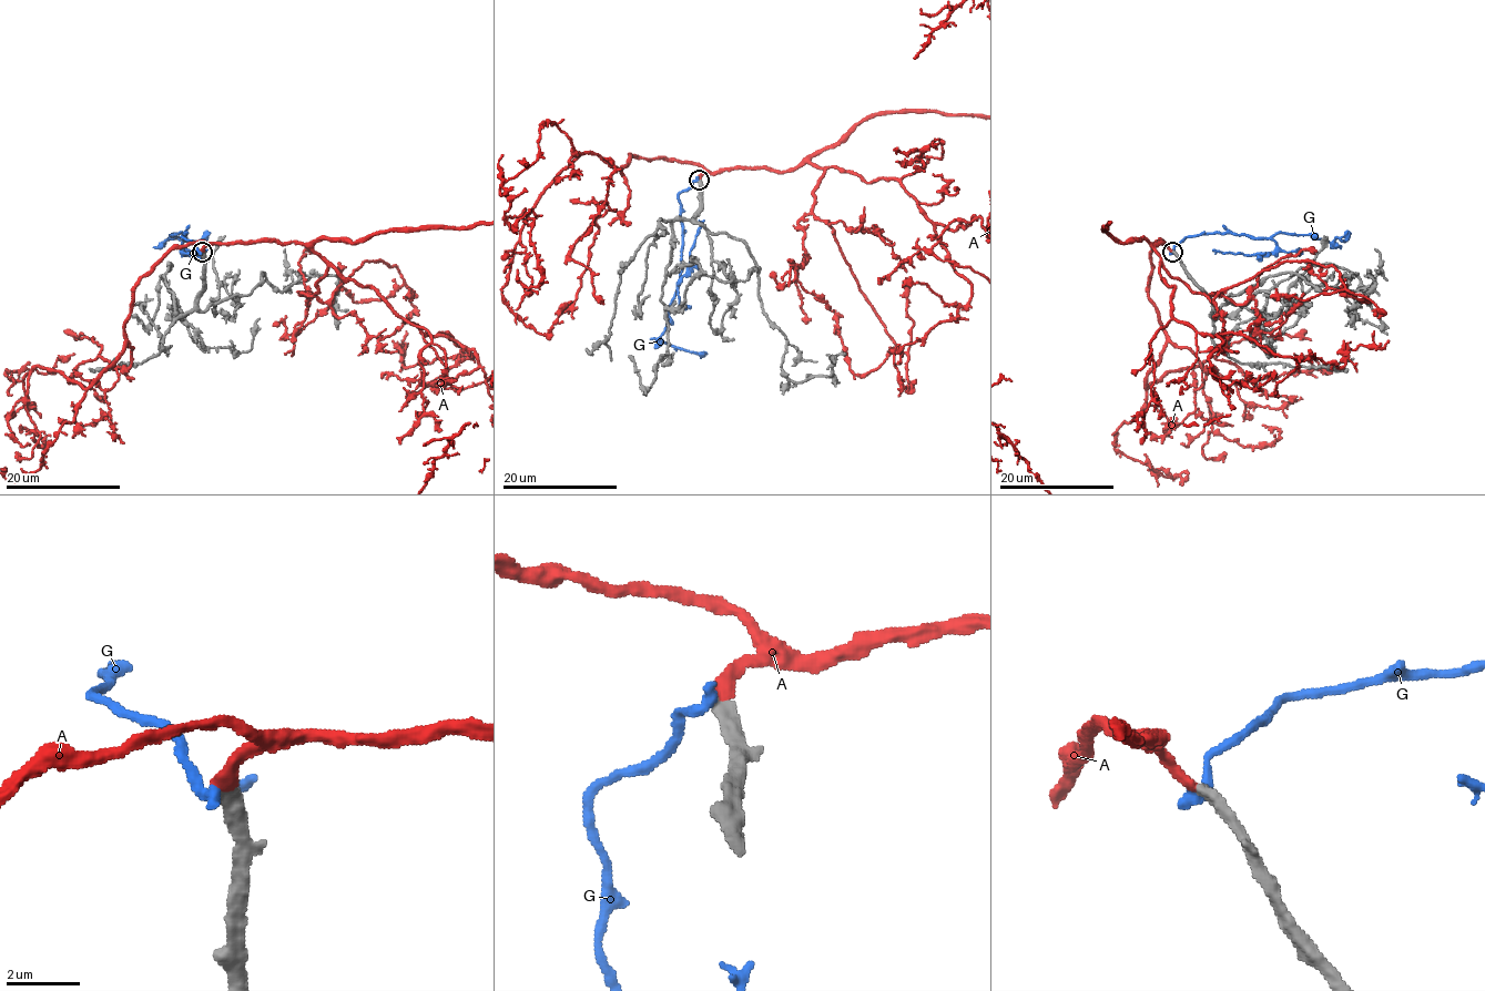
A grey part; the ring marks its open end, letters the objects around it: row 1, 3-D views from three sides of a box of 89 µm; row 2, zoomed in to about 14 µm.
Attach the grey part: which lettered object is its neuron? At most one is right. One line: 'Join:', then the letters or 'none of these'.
Join: A

